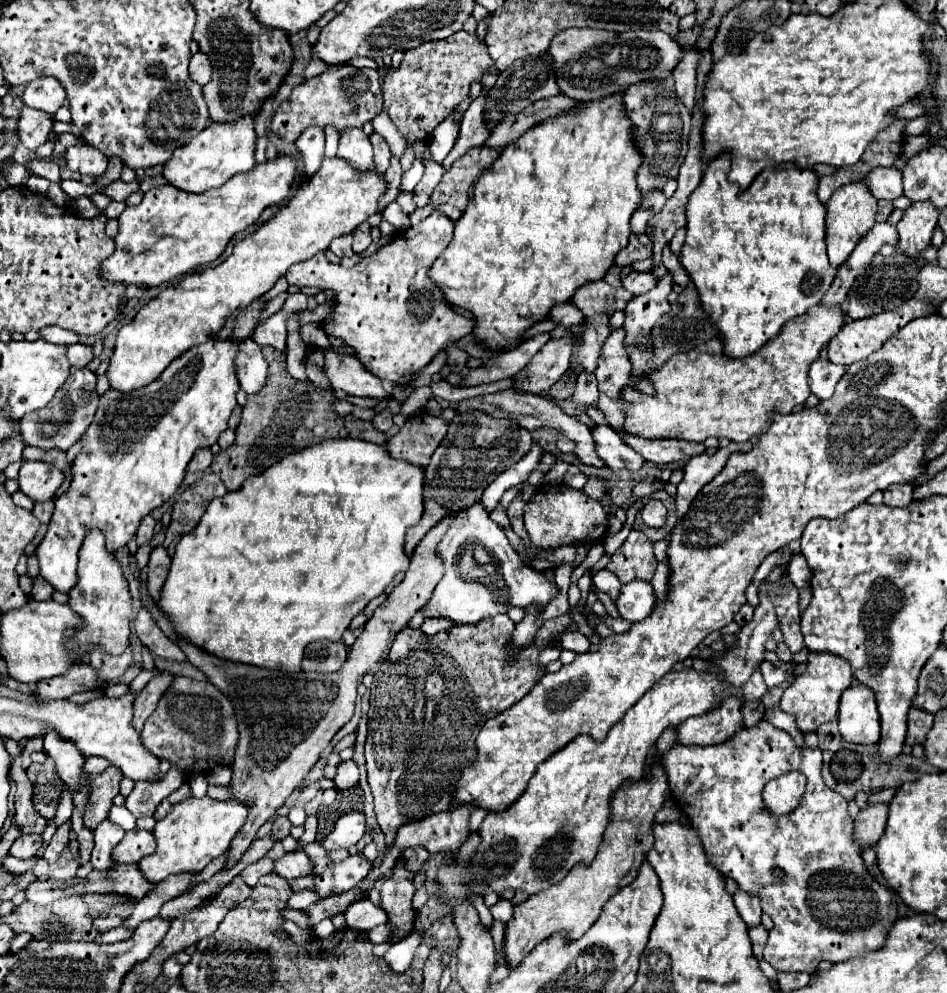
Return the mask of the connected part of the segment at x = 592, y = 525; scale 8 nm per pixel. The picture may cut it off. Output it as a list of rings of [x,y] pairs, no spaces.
[[[556,485],[540,489],[534,495],[534,501],[524,507],[524,525],[528,529],[532,545],[542,549],[590,541],[596,543],[608,533],[608,513],[598,501],[590,499],[582,491],[574,491],[566,485]]]

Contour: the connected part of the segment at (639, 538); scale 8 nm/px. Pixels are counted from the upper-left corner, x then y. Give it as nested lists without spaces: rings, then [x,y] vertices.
[[[632,531],[624,547],[620,547],[608,567],[614,575],[626,575],[626,583],[634,579],[650,581],[656,571],[656,557],[652,553],[652,541],[642,531]]]

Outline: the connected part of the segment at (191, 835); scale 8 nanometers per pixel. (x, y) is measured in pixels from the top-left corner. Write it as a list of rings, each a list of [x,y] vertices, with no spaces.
[[[190,797],[176,803],[170,813],[156,823],[154,839],[158,843],[156,851],[144,857],[138,867],[146,881],[160,883],[174,873],[200,873],[212,859],[220,857],[228,847],[234,835],[242,829],[248,815],[248,805],[236,801],[214,801],[210,797]]]

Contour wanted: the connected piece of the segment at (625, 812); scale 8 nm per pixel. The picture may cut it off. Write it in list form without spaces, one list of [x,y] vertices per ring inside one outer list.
[[[658,759],[652,767],[650,779],[640,779],[634,783],[626,783],[610,803],[610,823],[604,831],[604,839],[600,843],[600,851],[594,857],[590,867],[578,865],[574,867],[562,883],[552,885],[550,889],[532,895],[528,901],[514,907],[512,919],[506,923],[504,931],[504,961],[510,969],[516,969],[520,961],[544,939],[552,933],[562,933],[568,941],[580,939],[590,925],[598,919],[602,905],[622,887],[632,883],[638,875],[638,869],[644,861],[646,851],[652,847],[652,825],[654,813],[662,807],[668,789],[666,775],[658,765]]]

